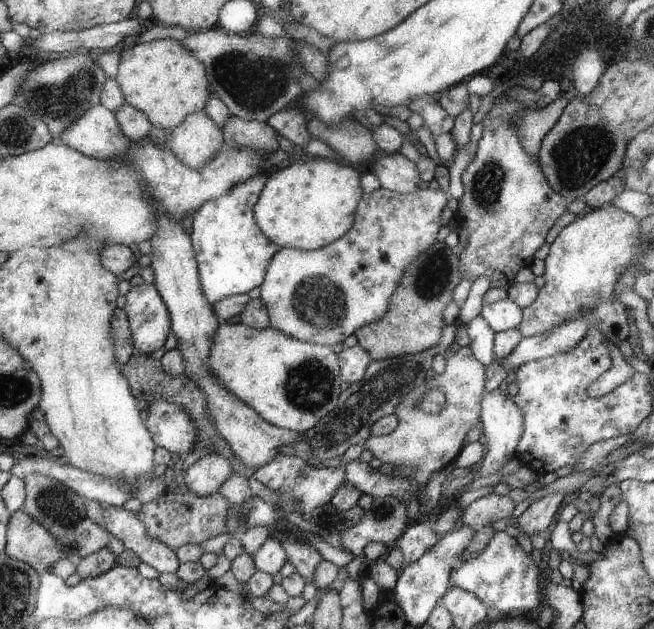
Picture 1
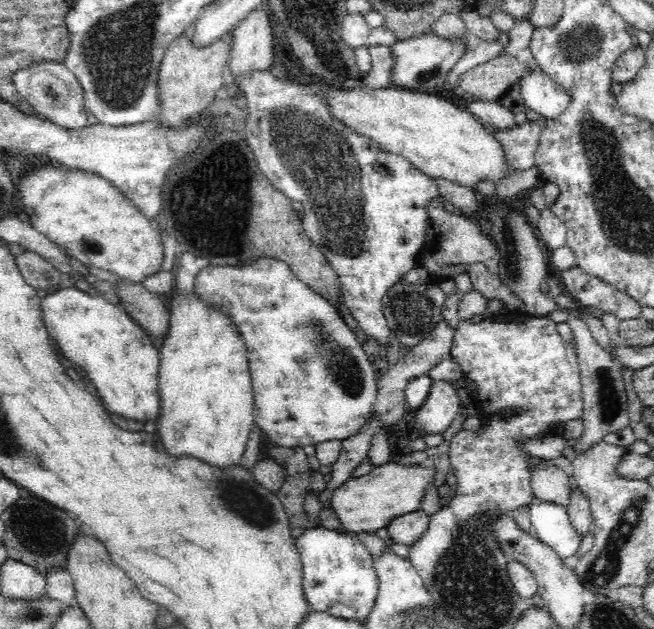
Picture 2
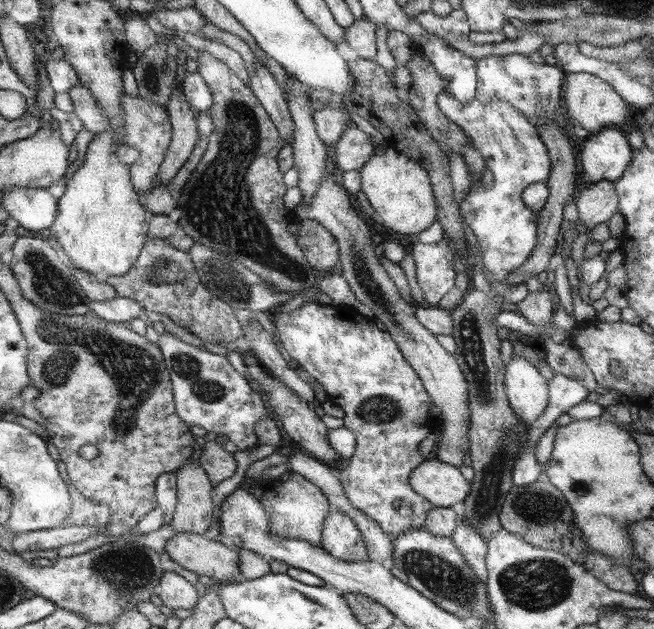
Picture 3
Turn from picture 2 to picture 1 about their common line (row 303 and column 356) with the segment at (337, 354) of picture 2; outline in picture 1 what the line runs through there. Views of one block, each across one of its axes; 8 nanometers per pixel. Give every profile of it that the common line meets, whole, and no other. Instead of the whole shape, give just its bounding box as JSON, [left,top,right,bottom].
[259,188,447,348]

